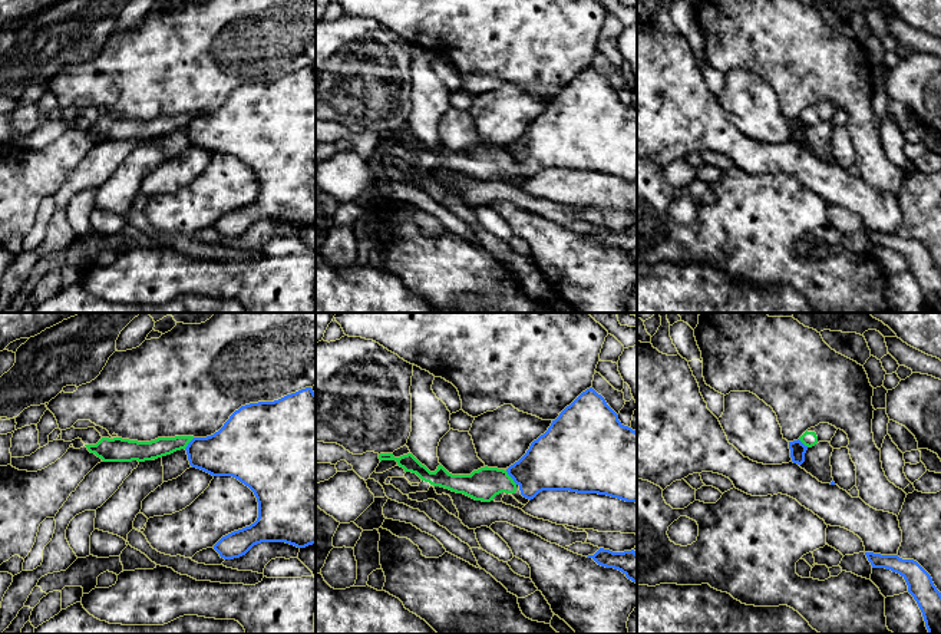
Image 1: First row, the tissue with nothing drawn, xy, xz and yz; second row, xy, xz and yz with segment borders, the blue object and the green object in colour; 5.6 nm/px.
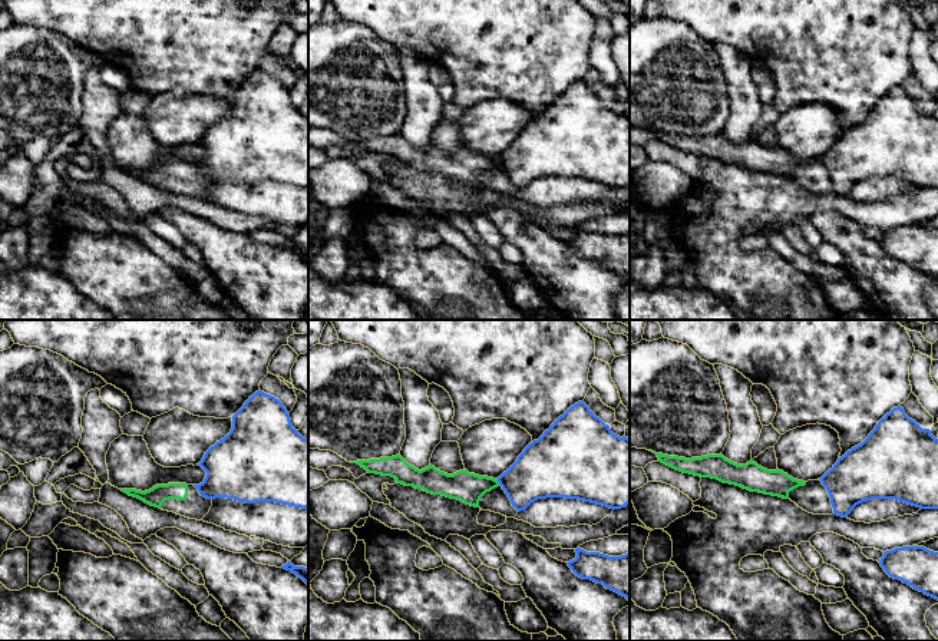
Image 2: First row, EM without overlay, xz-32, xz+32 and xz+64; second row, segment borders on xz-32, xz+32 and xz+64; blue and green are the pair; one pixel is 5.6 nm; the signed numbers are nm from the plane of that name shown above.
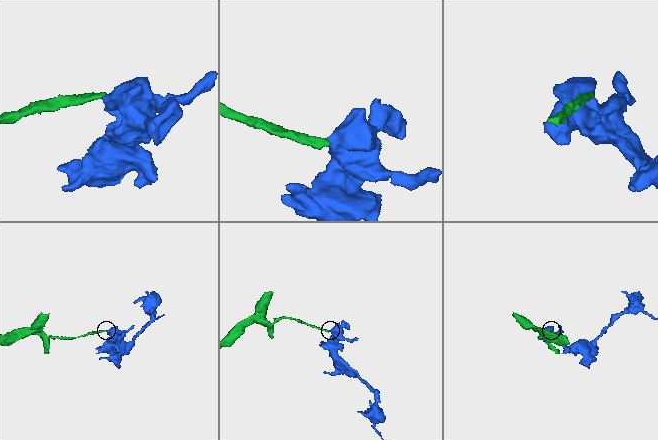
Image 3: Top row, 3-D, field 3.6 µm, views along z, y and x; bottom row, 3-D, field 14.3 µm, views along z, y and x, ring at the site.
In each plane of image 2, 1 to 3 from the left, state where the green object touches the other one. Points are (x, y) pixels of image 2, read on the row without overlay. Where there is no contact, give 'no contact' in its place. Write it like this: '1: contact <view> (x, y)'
1: no contact
2: contact xz+32 (498, 159)
3: no contact

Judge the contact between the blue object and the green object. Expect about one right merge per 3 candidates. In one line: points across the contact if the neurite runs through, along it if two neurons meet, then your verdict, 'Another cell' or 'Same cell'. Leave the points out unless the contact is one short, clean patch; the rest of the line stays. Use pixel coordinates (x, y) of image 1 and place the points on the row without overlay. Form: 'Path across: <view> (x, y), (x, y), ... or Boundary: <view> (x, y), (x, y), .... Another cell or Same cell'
Boundary: xz (505, 149), (517, 162). Another cell

